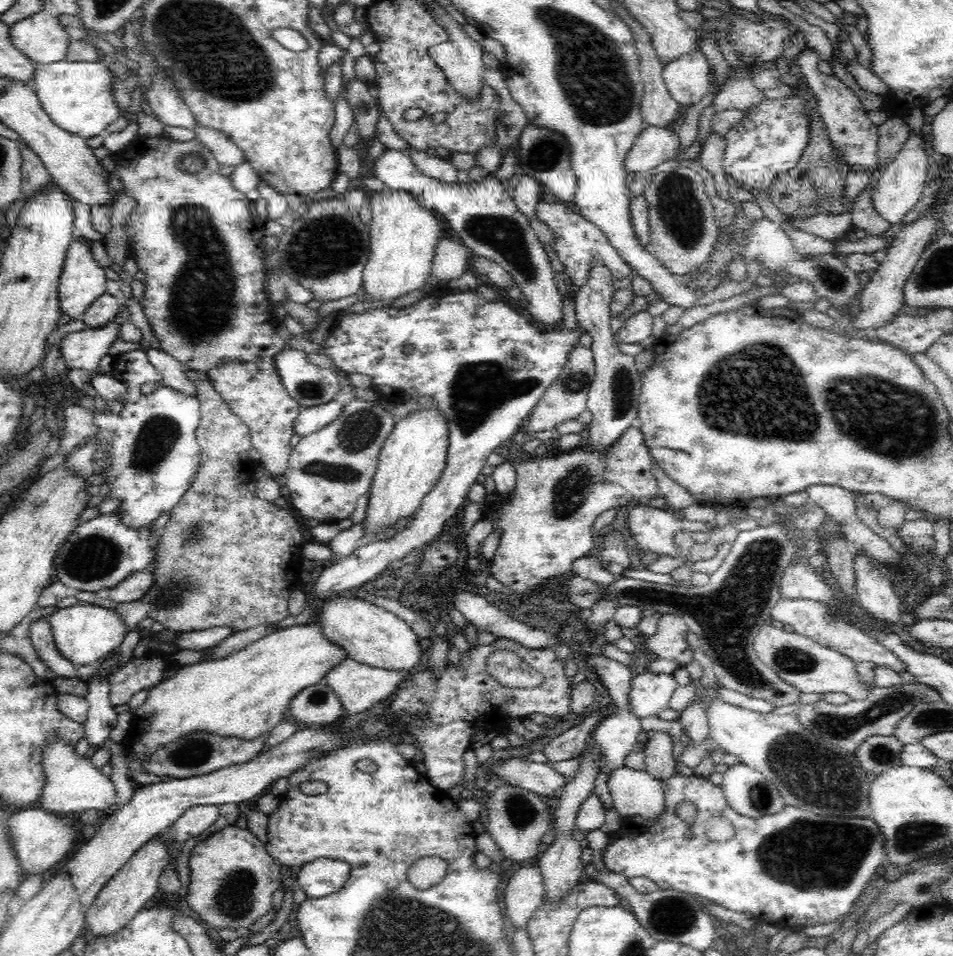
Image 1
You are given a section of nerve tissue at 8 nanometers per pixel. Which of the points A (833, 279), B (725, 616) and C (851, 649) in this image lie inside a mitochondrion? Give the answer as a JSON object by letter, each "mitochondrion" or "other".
{"A":"mitochondrion","B":"mitochondrion","C":"other"}

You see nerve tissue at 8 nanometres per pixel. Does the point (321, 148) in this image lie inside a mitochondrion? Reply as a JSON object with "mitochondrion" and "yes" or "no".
{"mitochondrion":"no"}

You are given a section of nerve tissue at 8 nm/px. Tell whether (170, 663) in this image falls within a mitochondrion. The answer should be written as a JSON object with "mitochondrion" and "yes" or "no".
{"mitochondrion":"no"}

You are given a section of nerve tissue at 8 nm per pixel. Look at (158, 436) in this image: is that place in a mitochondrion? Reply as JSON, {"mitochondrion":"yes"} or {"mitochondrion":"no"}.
{"mitochondrion":"yes"}

